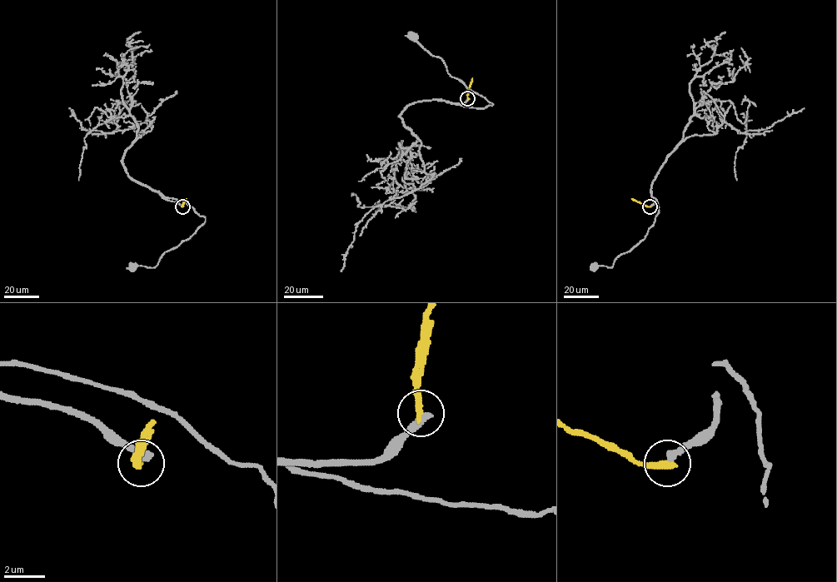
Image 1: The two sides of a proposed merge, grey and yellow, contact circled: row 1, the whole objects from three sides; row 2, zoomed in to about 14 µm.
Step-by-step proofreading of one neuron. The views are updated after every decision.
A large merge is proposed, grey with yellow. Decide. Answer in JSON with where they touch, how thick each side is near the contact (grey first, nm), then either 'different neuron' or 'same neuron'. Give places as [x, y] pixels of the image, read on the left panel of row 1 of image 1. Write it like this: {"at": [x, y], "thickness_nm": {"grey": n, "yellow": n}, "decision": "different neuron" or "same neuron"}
{"at": [182, 206], "thickness_nm": {"grey": 400, "yellow": 340}, "decision": "different neuron"}

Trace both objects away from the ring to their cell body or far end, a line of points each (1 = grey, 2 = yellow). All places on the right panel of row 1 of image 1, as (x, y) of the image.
1: (650, 206), (654, 200), (651, 196), (658, 202), (658, 213), (645, 236), (618, 256), (611, 267), (593, 266)
2: (650, 206), (631, 198)

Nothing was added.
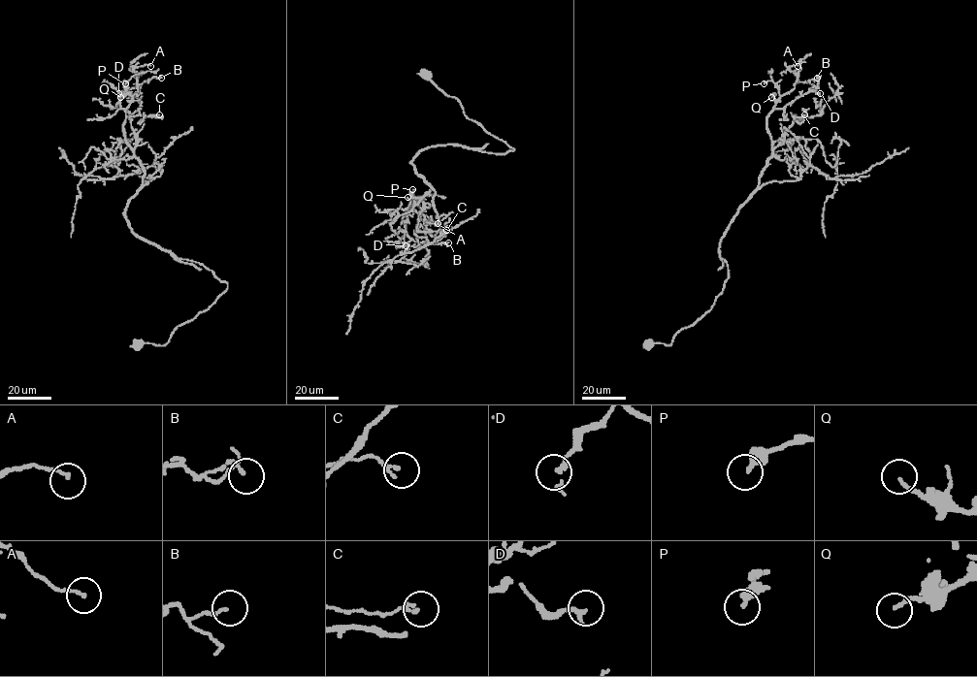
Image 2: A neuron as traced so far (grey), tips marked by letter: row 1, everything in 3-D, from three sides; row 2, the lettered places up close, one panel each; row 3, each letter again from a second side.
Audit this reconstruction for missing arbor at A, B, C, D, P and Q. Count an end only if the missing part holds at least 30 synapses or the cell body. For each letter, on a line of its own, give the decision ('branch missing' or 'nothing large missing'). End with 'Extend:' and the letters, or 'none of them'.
A: nothing large missing
B: nothing large missing
C: nothing large missing
D: nothing large missing
P: nothing large missing
Q: nothing large missing
Extend: none of them

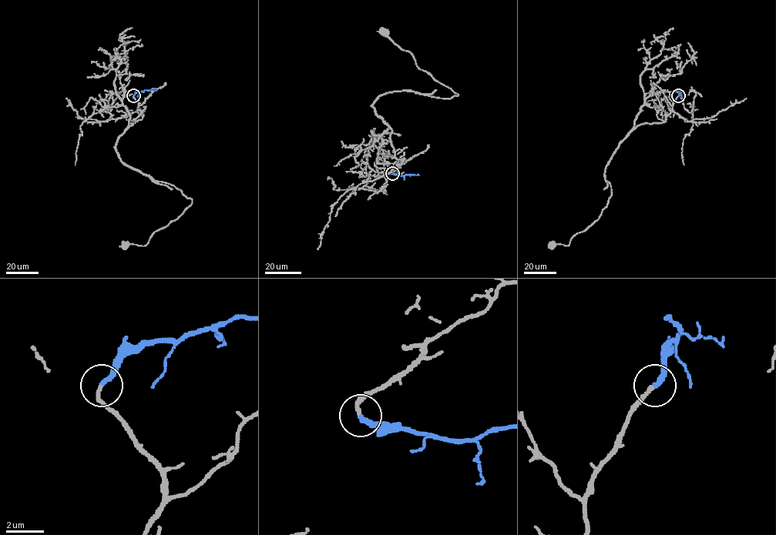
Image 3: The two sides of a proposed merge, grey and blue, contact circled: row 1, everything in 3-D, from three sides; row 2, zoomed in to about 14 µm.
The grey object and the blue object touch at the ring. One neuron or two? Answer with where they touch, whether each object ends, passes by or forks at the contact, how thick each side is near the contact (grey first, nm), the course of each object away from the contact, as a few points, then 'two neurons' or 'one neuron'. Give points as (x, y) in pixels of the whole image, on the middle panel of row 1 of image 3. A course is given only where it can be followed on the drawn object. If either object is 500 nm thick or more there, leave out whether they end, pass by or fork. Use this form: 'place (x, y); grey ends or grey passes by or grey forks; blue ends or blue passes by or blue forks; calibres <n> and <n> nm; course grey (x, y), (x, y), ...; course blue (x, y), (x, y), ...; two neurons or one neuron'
place (392, 173); grey ends; blue ends; calibres 200 and 260 nm; course grey (393, 173), (403, 159), (395, 157), (391, 130), (377, 114), (375, 101), (404, 90), (458, 95), (383, 31); course blue (393, 173), (419, 175); one neuron

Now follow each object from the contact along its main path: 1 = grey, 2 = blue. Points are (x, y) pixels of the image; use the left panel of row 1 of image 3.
1: (133, 95), (142, 117), (119, 137), (115, 149), (119, 159), (173, 185), (192, 202), (146, 245), (125, 245)
2: (133, 95), (145, 90), (157, 89)

